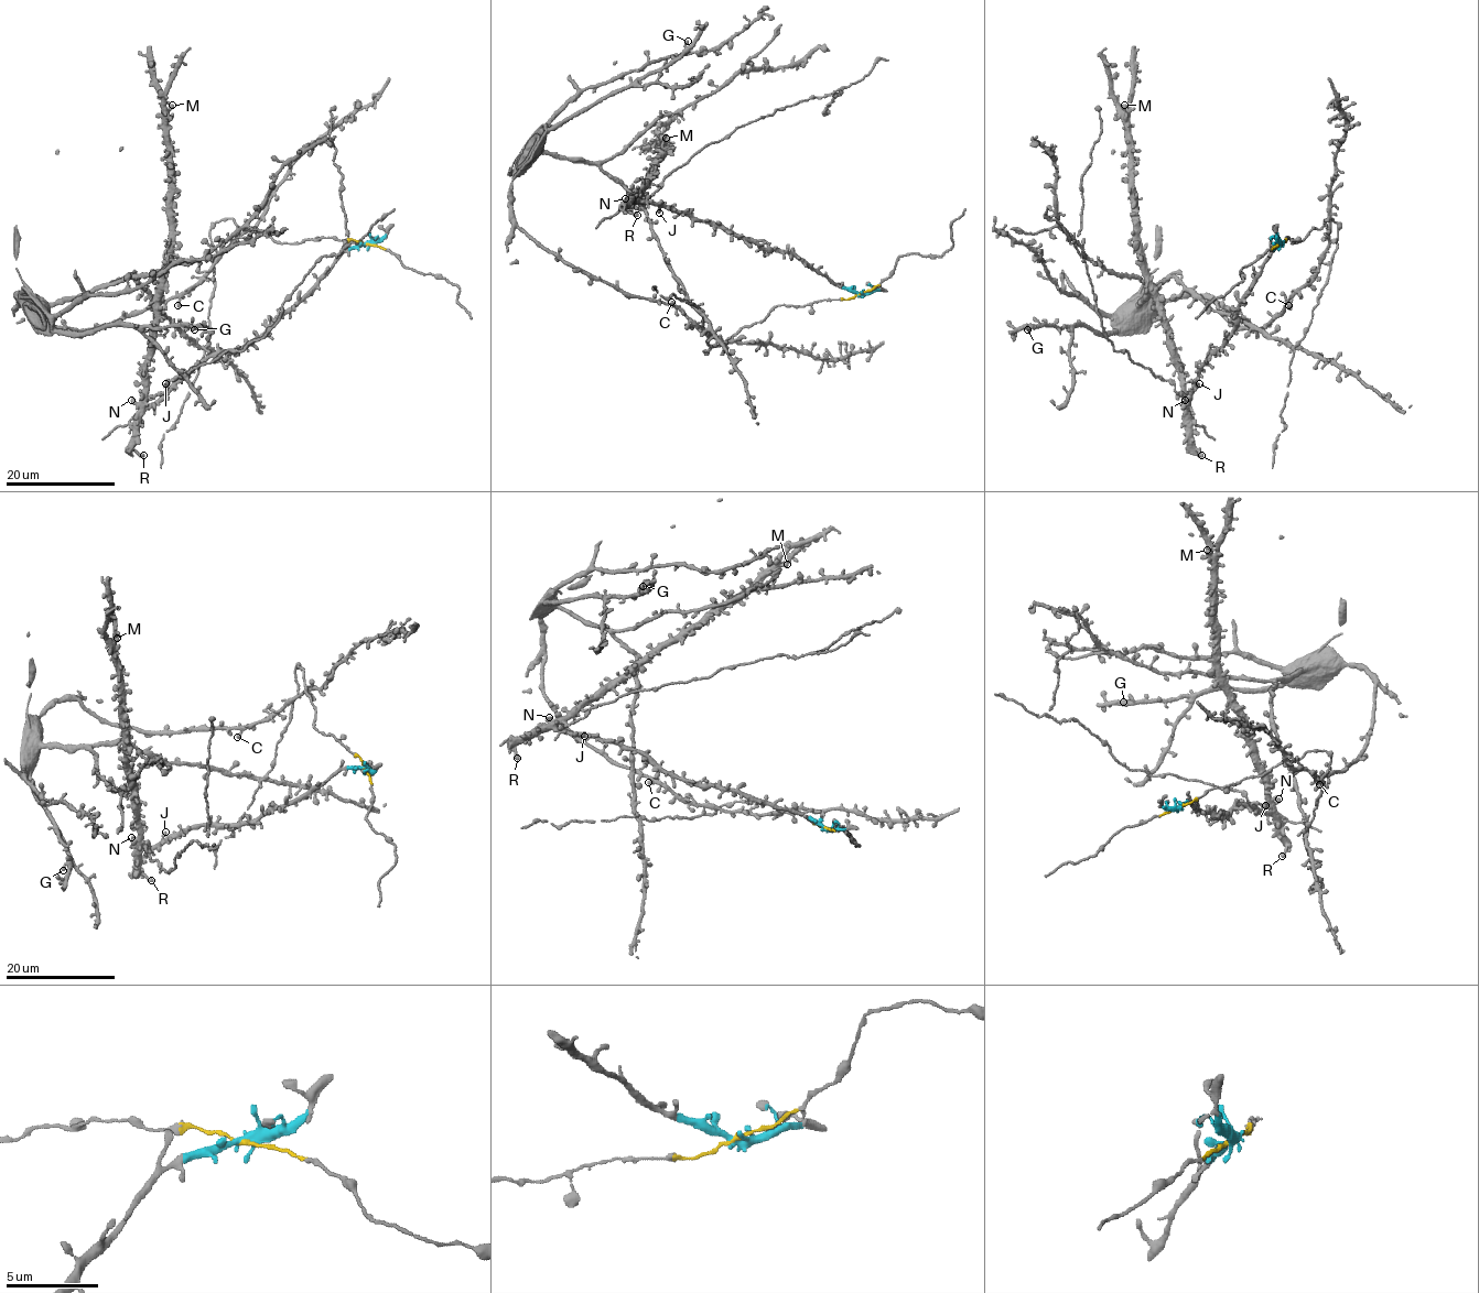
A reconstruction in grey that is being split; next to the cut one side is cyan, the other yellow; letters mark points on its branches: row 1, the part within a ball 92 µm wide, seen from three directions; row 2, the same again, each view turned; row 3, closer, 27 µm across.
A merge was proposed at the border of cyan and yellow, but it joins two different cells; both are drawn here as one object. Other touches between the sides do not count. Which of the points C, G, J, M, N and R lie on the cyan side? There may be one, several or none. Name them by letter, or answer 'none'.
J, M, N, R

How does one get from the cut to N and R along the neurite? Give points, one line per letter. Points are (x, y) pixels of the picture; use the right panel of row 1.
N: (1280, 242), (1242, 300), (1237, 326), (1200, 367), (1188, 403), (1184, 403), (1185, 399)
R: (1280, 242), (1242, 300), (1237, 326), (1200, 367), (1188, 413), (1188, 436), (1201, 456)

